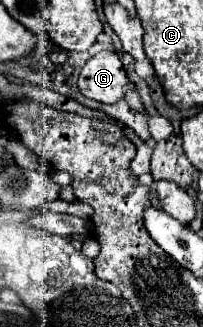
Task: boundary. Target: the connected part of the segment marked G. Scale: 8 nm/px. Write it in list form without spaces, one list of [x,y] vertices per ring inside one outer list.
[[[100,51],[82,67],[78,89],[88,99],[112,105],[124,97],[126,81],[128,77],[120,57],[114,51]]]

